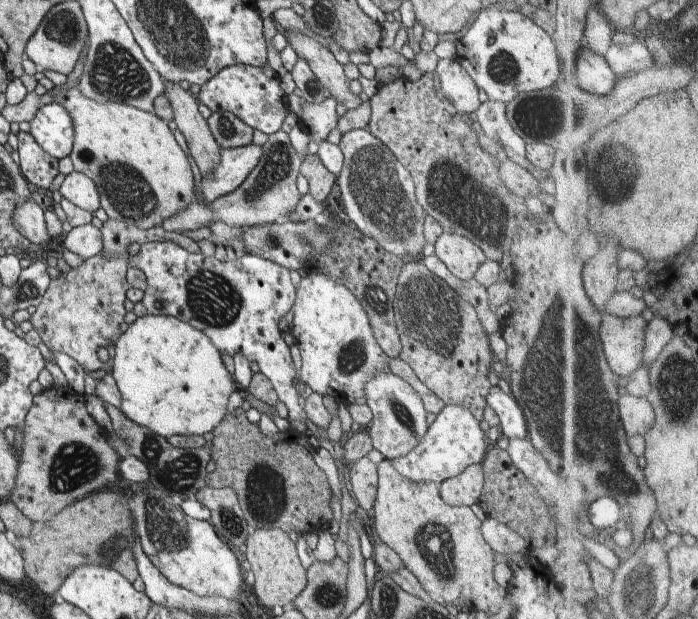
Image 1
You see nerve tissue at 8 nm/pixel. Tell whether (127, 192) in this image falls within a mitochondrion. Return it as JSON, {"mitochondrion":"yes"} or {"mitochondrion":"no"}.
{"mitochondrion":"yes"}

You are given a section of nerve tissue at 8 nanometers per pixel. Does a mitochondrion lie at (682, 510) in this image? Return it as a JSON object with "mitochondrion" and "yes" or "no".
{"mitochondrion":"no"}

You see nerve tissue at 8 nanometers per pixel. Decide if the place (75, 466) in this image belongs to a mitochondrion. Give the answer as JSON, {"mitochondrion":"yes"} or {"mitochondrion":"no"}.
{"mitochondrion":"yes"}

